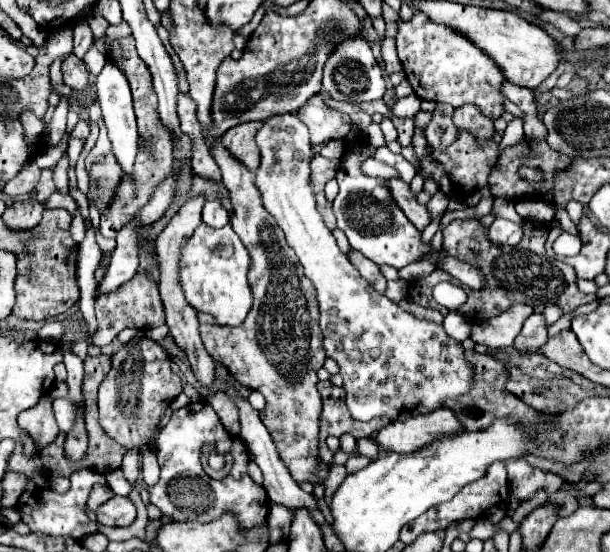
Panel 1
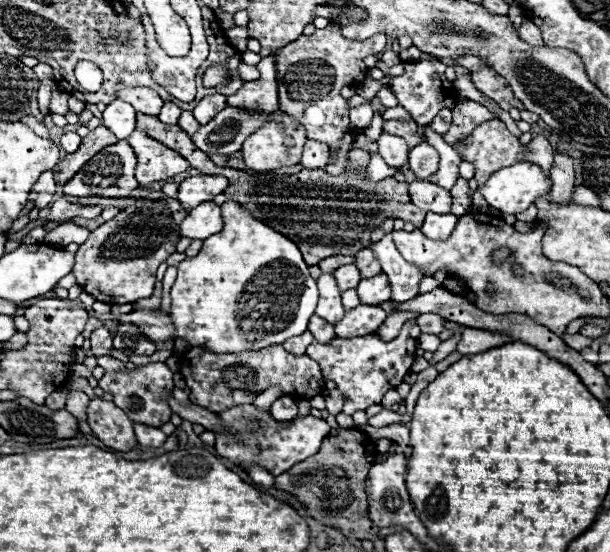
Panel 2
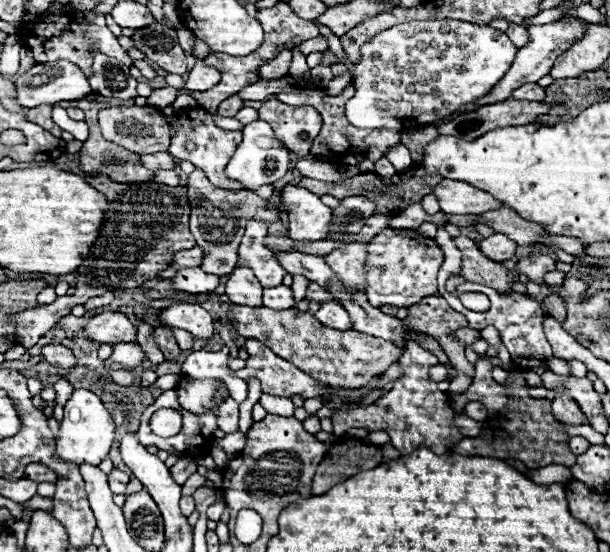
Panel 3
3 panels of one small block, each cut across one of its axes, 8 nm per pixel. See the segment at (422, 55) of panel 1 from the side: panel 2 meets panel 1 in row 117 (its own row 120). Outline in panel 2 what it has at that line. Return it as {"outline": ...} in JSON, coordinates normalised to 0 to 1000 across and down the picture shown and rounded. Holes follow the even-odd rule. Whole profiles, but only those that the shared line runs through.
{"outline":[[[800,217],[777,232],[774,243],[741,264],[757,290],[777,297],[777,326],[793,333],[813,304],[826,304],[833,297],[846,297],[852,279],[862,279],[862,261],[852,261],[852,250],[839,246],[826,221]]]}

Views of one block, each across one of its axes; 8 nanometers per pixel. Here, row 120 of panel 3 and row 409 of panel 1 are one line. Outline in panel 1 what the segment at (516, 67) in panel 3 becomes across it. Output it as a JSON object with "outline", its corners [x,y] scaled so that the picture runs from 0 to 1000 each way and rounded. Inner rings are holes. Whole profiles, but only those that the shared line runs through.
{"outline":[[[718,739],[708,750],[639,764],[636,772],[613,783],[607,797],[613,797],[623,815],[666,822],[705,804],[715,797],[715,790],[738,790],[757,779],[757,768],[751,768],[748,754],[741,754],[734,739]]]}

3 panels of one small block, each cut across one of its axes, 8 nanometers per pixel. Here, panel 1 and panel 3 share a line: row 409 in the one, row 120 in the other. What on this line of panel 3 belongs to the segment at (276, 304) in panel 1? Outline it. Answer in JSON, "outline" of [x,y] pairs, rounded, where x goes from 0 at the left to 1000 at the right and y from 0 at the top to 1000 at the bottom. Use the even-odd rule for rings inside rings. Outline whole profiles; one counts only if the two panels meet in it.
{"outline":[[[436,181],[430,192],[426,192],[426,210],[446,228],[446,236],[452,239],[452,250],[459,257],[466,257],[466,264],[489,279],[492,286],[505,283],[508,275],[508,264],[511,264],[511,254],[521,246],[525,239],[525,228],[528,228],[528,217],[525,217],[525,207],[511,196],[511,192],[472,192],[472,188],[462,188],[456,181]]]}

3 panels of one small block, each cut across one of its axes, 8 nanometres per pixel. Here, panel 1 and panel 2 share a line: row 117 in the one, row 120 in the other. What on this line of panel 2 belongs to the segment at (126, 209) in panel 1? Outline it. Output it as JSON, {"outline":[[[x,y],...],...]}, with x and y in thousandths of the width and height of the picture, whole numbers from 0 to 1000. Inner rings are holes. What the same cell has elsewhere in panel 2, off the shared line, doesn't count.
{"outline":[[[223,207],[223,236],[239,239],[246,250],[262,261],[282,268],[295,283],[302,283],[315,304],[331,315],[364,315],[377,326],[377,344],[387,351],[403,351],[403,377],[426,395],[430,402],[443,402],[449,417],[472,428],[495,453],[495,464],[505,482],[521,478],[531,464],[551,464],[551,457],[577,457],[600,449],[607,438],[607,420],[623,409],[633,395],[659,395],[662,402],[675,402],[682,413],[695,402],[695,380],[682,377],[669,355],[669,333],[649,330],[646,322],[633,322],[616,333],[603,333],[587,326],[584,319],[538,319],[531,308],[495,308],[475,319],[452,319],[416,312],[407,315],[387,304],[354,301],[338,275],[328,275],[311,246],[295,228],[262,225],[256,210]]]}

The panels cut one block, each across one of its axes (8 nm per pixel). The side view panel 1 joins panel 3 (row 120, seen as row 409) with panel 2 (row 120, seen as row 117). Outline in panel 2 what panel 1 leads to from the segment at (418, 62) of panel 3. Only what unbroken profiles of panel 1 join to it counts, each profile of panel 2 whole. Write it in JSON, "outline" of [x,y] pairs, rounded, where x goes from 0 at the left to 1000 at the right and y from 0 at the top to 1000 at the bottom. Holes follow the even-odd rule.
{"outline":[[[462,207],[462,210],[449,214],[446,221],[433,225],[430,232],[423,232],[416,243],[410,243],[400,254],[400,261],[397,261],[397,286],[400,286],[403,304],[410,304],[416,312],[439,312],[439,308],[452,308],[452,304],[482,301],[495,286],[498,257],[502,257],[498,228],[489,217],[482,217],[479,210]]]}

